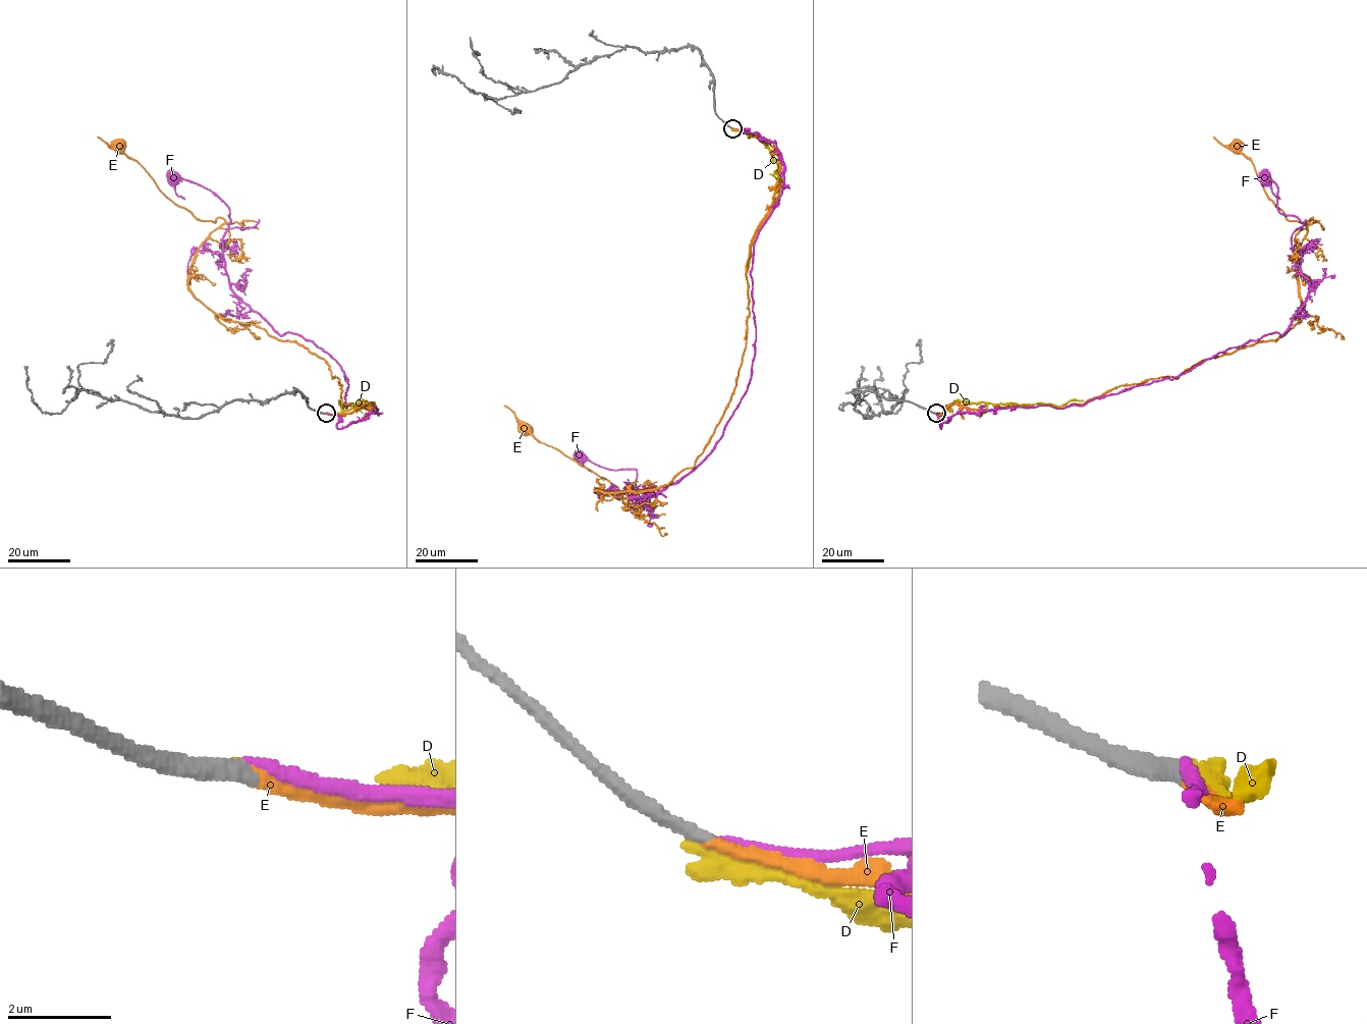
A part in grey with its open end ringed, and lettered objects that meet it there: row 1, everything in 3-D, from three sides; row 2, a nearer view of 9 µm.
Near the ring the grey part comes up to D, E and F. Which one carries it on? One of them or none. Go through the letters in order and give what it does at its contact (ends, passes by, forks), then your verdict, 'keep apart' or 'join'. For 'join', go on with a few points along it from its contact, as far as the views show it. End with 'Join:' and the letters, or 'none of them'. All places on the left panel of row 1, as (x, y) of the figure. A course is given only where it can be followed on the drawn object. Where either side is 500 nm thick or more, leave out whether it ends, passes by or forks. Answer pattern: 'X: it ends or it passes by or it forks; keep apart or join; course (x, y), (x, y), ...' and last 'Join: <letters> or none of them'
D: it ends; keep apart
E: it ends; join; course (325, 414), (373, 409), (342, 408), (308, 349), (196, 298), (194, 254), (224, 220), (175, 204), (118, 146)
F: it ends; keep apart
Join: E

